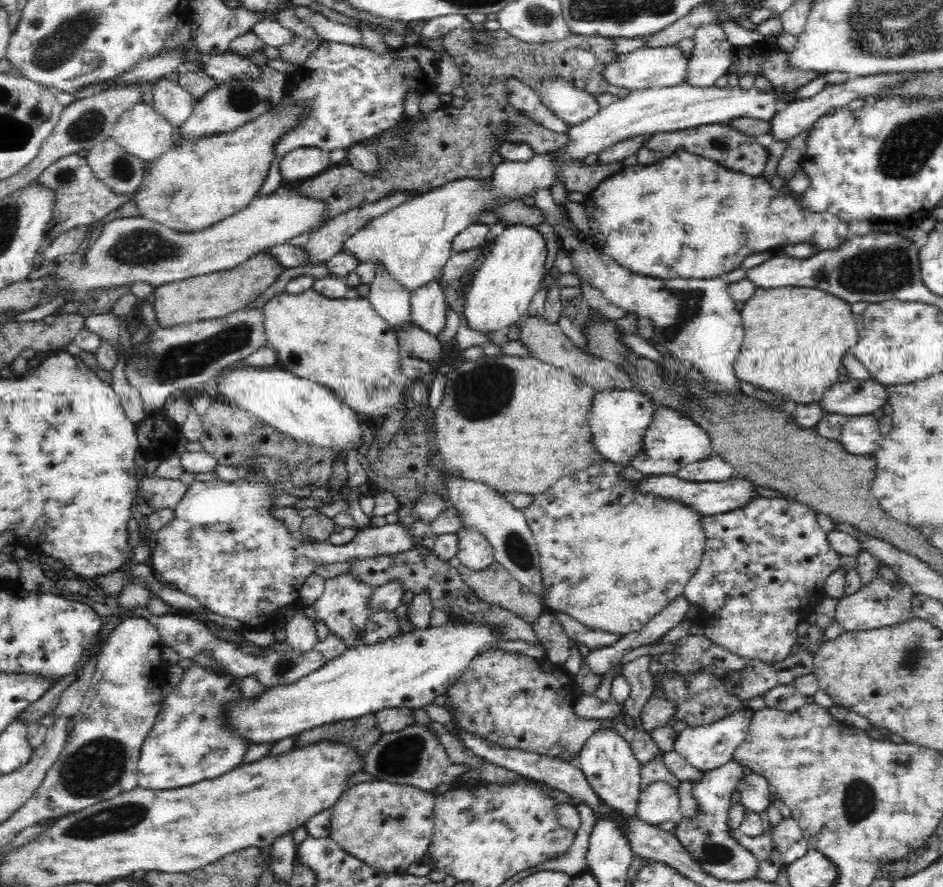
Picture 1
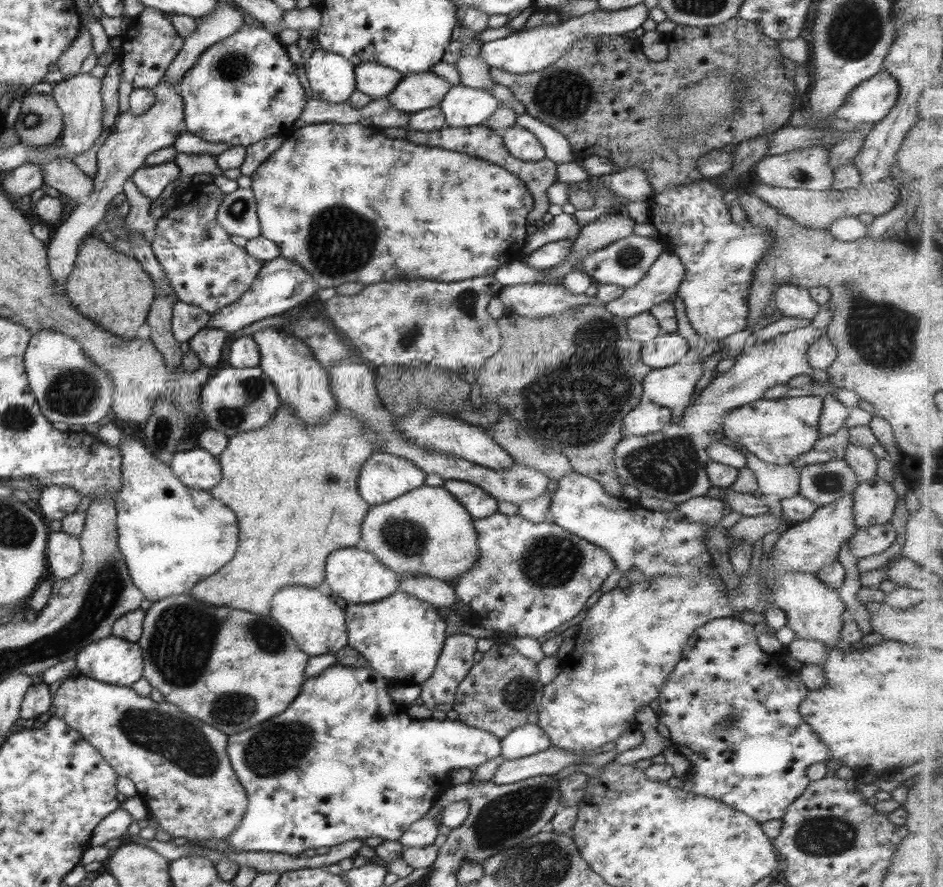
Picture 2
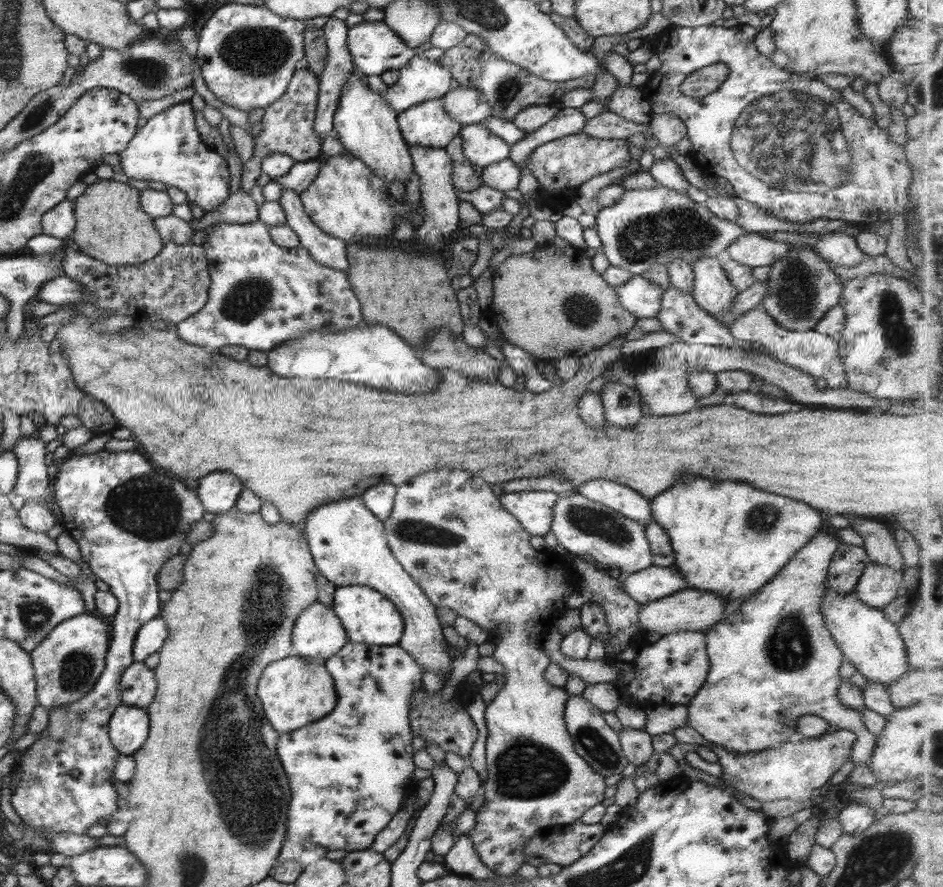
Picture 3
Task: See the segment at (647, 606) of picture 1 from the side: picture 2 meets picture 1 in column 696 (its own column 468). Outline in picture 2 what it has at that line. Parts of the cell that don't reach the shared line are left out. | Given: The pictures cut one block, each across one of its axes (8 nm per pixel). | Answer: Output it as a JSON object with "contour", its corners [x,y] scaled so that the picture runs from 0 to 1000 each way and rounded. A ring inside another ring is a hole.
{"contour":[[[446,547],[413,566],[392,569],[376,617],[393,622],[425,648],[453,648],[475,656],[505,632],[505,600],[497,578],[469,548]]]}

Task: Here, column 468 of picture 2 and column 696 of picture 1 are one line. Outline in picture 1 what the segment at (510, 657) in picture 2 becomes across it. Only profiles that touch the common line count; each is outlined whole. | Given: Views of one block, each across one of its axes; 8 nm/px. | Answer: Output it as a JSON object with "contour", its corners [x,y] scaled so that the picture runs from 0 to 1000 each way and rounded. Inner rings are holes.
{"contour":[[[712,750],[709,754],[702,753],[691,759],[692,762],[692,782],[690,787],[708,788],[716,796],[716,805],[706,816],[714,821],[719,814],[725,813],[729,820],[749,818],[757,816],[770,807],[776,807],[780,803],[787,803],[793,798],[793,789],[783,788],[780,784],[772,781],[770,768],[749,758],[742,753],[740,758],[732,758],[730,761],[719,761],[716,758],[716,751]]]}

